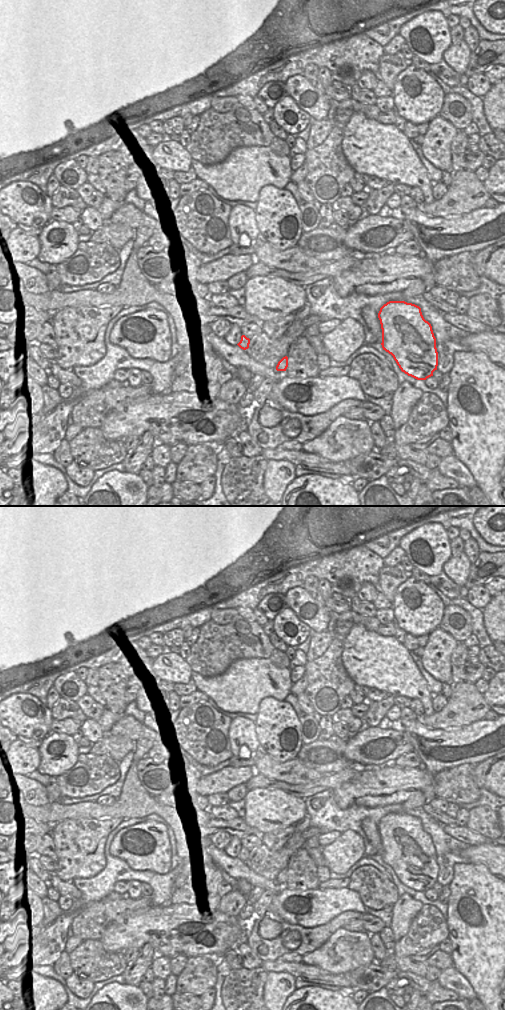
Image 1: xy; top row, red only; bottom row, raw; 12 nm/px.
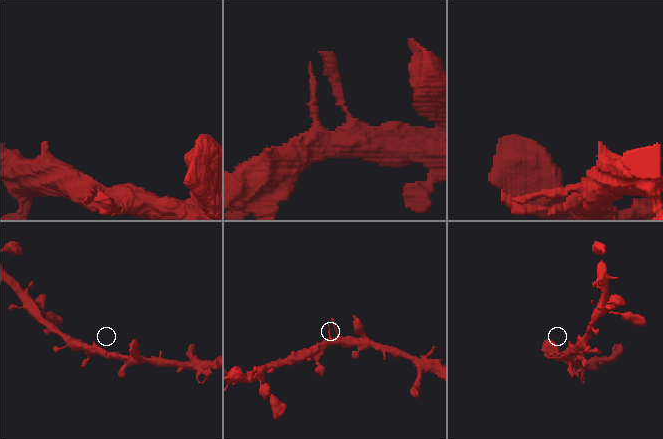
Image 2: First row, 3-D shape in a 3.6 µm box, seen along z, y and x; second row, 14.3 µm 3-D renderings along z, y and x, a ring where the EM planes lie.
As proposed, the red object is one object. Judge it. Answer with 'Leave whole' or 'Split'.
Leave whole

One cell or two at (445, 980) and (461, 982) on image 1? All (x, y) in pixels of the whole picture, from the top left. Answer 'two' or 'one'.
one

